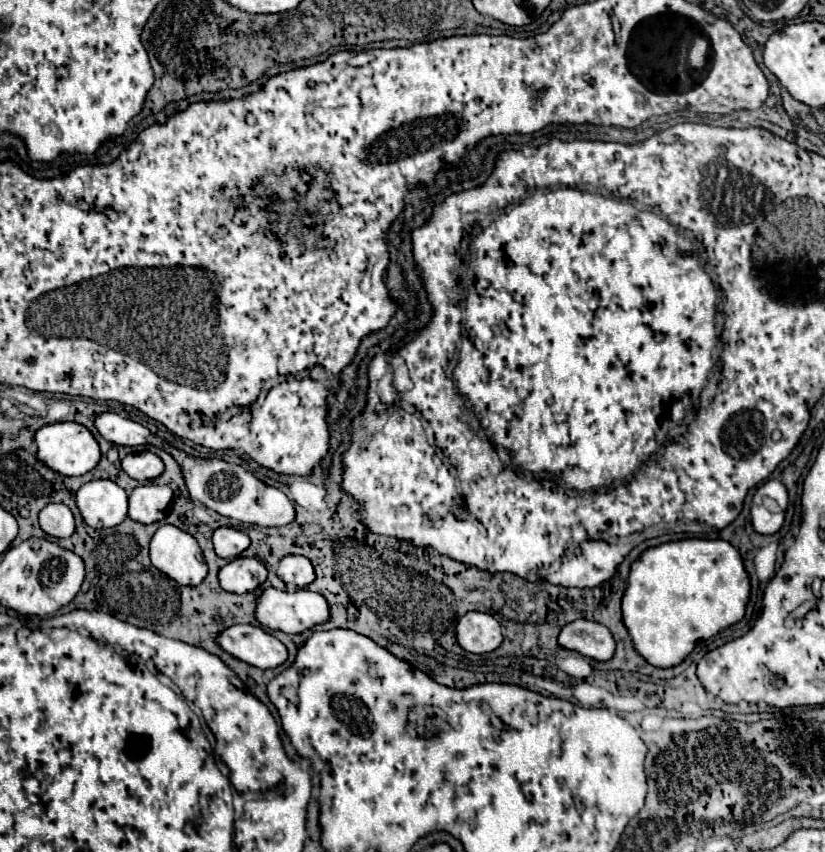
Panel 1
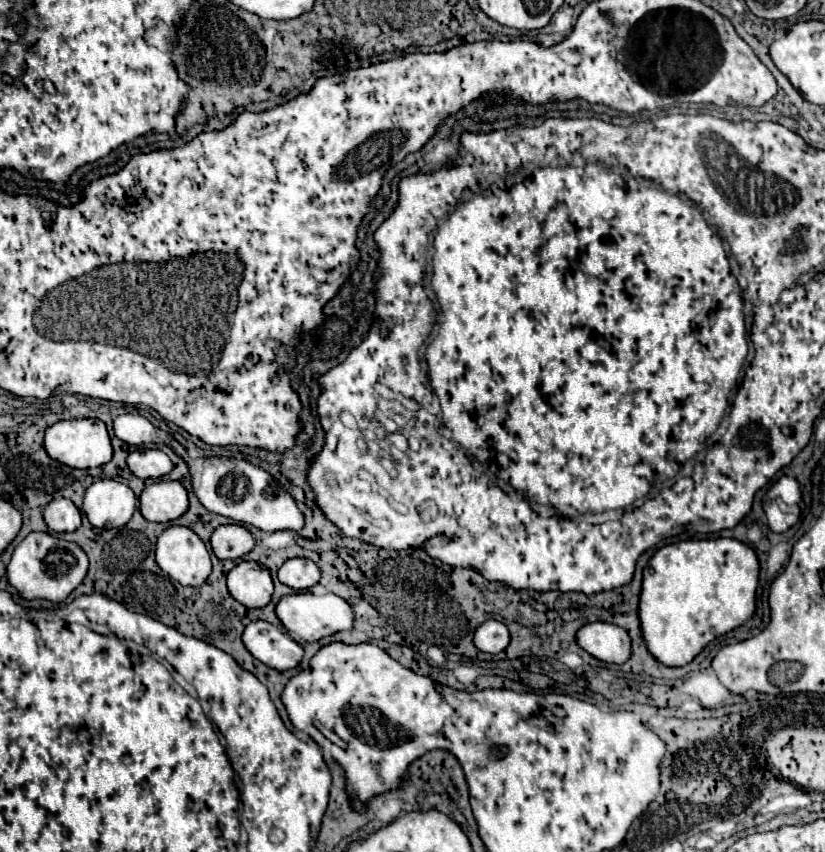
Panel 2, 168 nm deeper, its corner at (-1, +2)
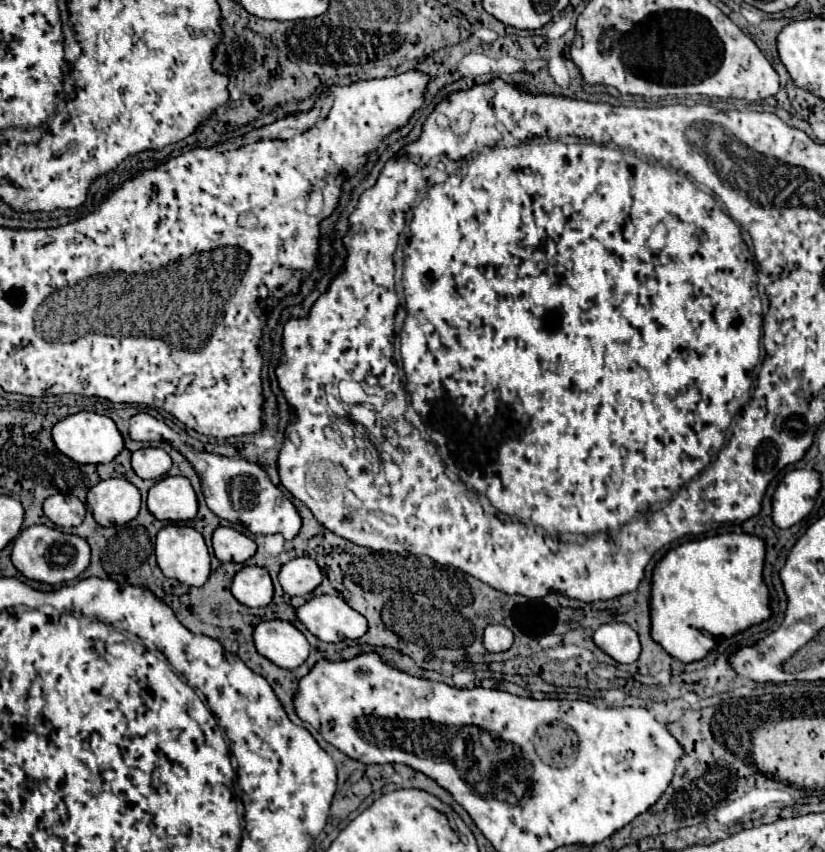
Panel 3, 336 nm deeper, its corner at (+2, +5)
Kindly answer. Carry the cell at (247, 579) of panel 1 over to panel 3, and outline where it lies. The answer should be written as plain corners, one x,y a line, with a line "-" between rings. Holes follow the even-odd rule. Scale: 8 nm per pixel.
243,566
233,578
231,592
245,606
267,606
273,598
271,576
261,566

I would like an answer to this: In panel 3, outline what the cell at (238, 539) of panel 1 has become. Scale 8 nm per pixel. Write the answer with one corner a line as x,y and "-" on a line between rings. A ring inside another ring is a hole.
219,526
213,532
213,552
221,562
245,562
255,554
255,550
255,542
233,528

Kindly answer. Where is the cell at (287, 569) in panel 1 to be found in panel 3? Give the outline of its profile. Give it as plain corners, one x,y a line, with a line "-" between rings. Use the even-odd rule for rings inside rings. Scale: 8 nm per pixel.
293,558
279,570
279,584
291,596
303,596
313,592
323,580
323,574
313,558

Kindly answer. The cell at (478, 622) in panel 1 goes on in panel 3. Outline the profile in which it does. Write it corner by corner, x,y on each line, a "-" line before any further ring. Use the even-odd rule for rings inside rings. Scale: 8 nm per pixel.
489,624
489,628
485,628
483,634
483,646
489,652
505,652
509,650
513,644
513,634
507,626
503,624

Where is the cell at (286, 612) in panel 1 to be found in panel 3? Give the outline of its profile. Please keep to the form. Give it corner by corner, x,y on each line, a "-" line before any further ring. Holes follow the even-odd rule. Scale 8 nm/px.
313,596
297,608
297,620
319,640
357,640
367,632
367,620
339,596

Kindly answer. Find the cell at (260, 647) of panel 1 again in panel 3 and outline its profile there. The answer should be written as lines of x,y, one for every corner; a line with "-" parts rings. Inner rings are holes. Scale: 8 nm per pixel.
283,620
257,624
253,630
253,640
257,652
279,668
293,670
301,666
309,656
307,638
293,624

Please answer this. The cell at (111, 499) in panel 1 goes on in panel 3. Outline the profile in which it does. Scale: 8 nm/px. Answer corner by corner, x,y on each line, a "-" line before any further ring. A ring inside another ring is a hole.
109,478
101,480
87,492
87,504
91,506
97,524
121,526
139,514
141,494
131,482
123,478

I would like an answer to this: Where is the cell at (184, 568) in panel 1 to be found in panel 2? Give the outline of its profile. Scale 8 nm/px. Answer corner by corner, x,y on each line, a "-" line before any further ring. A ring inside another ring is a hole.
170,527
162,531
156,543
156,563
184,587
200,587
212,571
204,541
188,527

